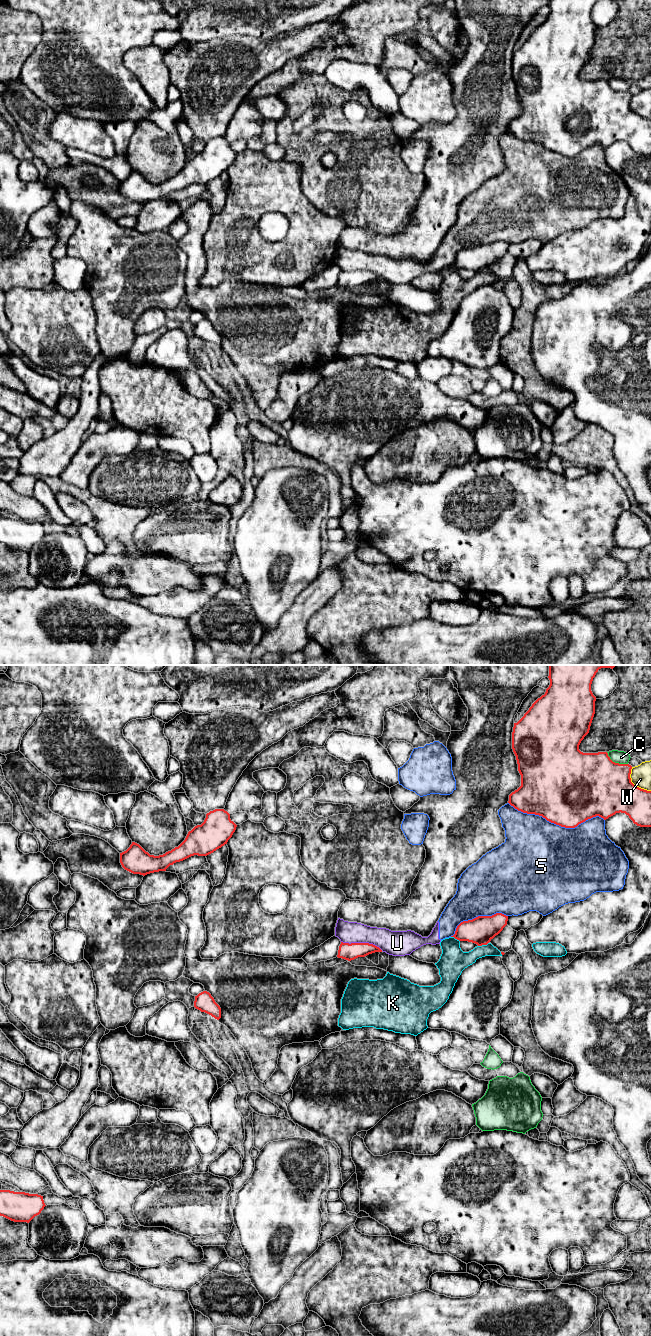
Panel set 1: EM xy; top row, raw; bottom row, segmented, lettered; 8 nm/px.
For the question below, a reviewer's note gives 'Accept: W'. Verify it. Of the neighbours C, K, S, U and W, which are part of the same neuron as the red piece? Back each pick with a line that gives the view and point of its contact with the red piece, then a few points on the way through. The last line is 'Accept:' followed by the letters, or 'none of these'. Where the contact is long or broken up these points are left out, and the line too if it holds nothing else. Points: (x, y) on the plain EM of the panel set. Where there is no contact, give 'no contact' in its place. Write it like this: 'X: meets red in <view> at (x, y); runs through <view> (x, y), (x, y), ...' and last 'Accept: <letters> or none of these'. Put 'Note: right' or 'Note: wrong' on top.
Note: wrong
Accept: none of these

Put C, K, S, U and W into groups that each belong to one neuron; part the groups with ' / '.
C / K / S U / W

